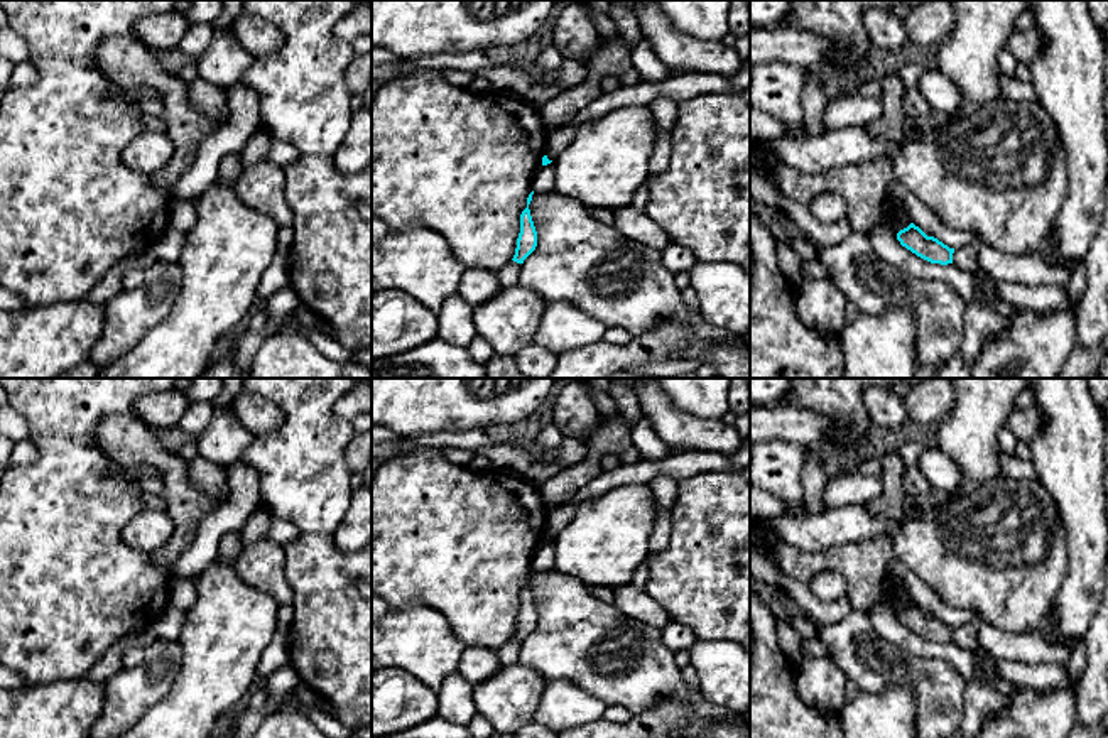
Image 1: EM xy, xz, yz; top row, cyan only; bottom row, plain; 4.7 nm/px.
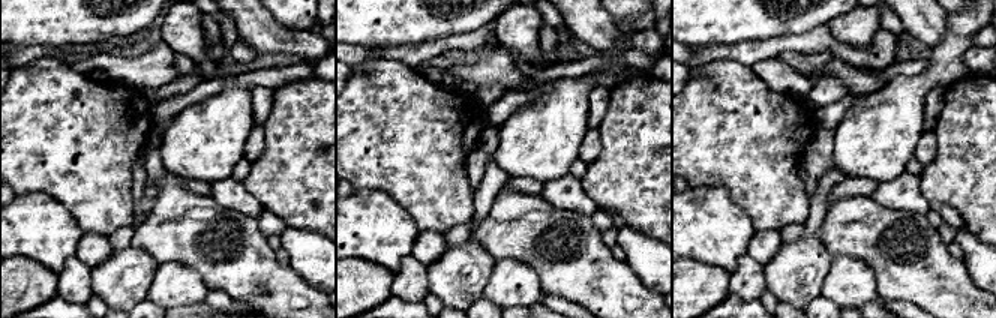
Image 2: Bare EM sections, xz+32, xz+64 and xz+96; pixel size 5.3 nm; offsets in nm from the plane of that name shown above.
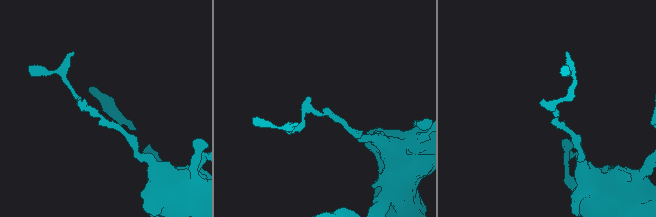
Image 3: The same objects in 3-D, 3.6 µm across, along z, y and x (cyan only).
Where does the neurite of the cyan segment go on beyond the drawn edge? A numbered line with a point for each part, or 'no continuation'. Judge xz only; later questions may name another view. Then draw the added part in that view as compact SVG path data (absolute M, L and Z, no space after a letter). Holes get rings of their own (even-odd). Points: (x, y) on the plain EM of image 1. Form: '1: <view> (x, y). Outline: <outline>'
no continuation

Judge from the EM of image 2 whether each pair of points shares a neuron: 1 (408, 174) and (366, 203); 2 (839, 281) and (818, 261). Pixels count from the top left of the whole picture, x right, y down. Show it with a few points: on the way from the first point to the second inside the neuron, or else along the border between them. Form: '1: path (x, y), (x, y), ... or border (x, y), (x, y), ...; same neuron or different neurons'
1: border (353, 189), (381, 189), (410, 215); different neurons
2: border (833, 258), (819, 294); different neurons

